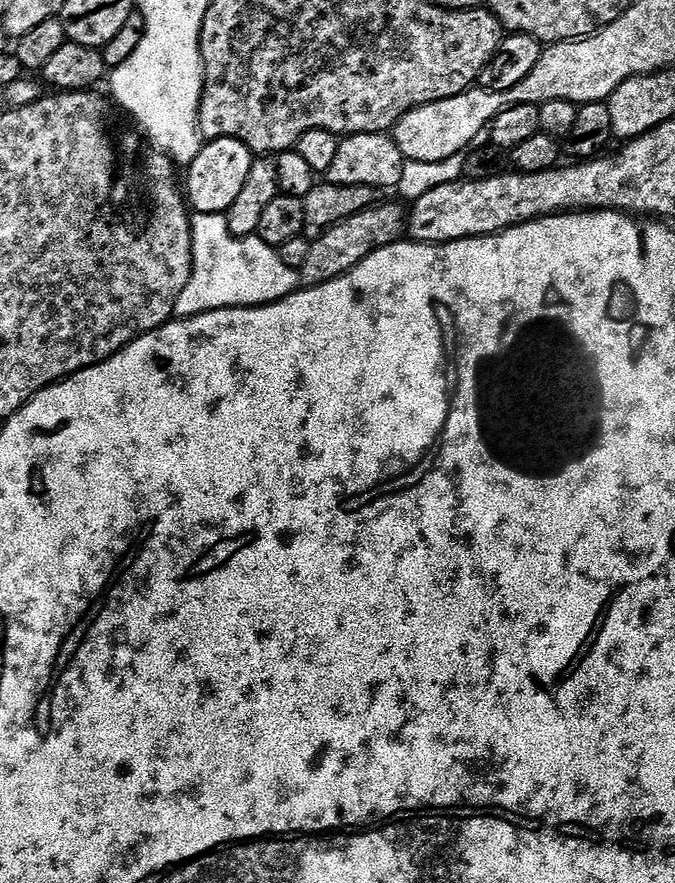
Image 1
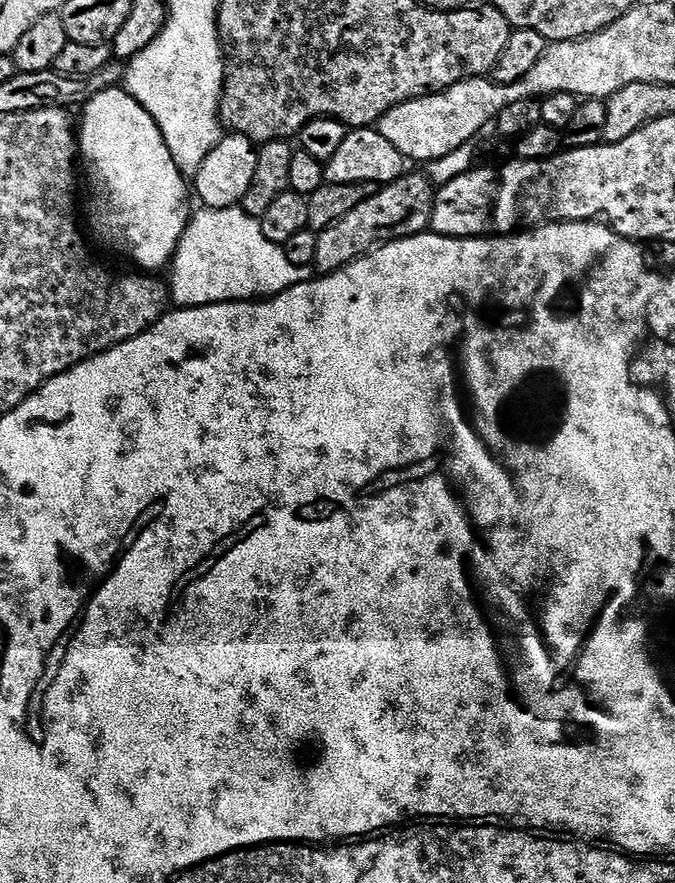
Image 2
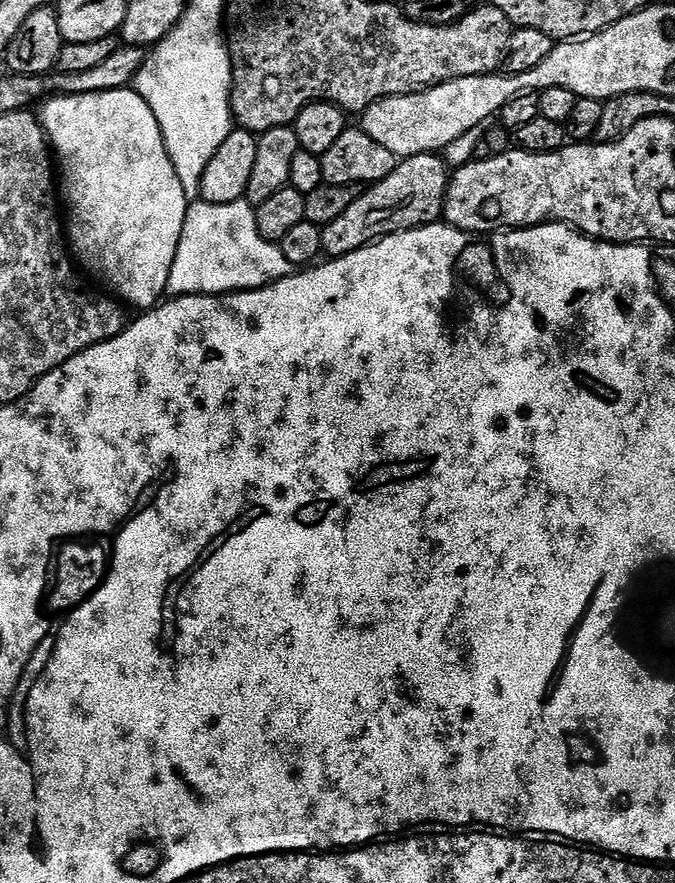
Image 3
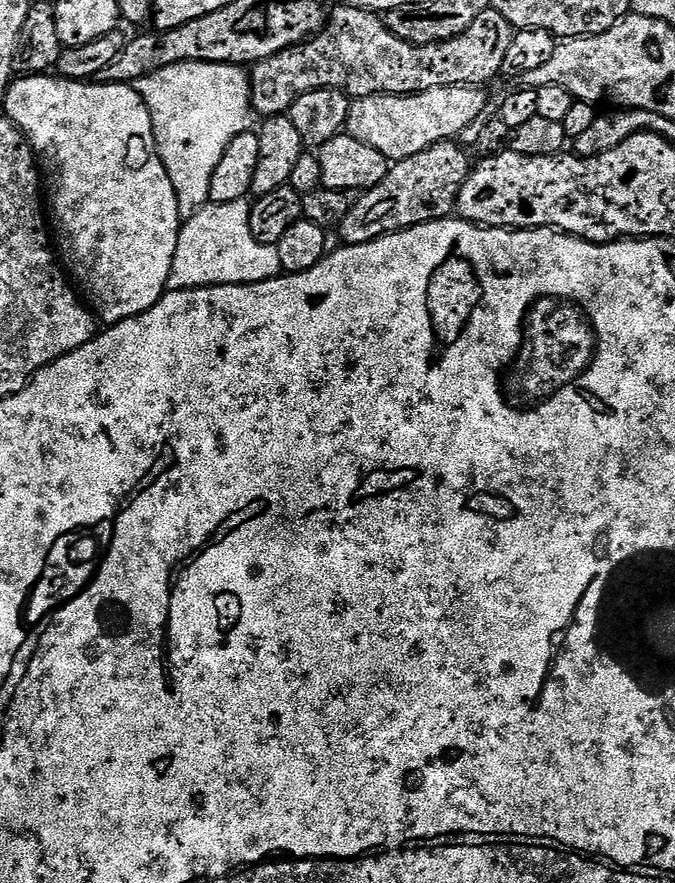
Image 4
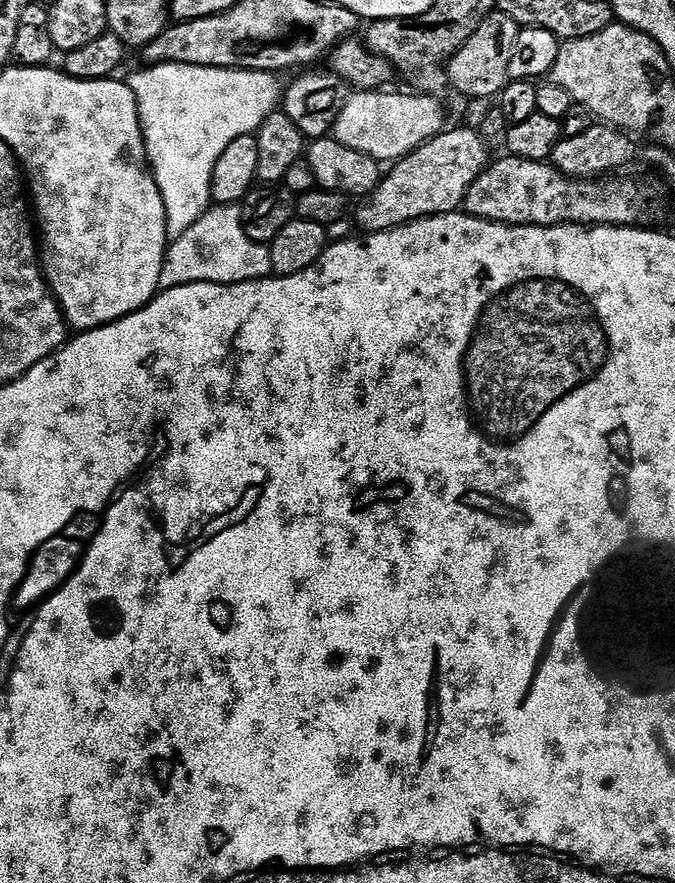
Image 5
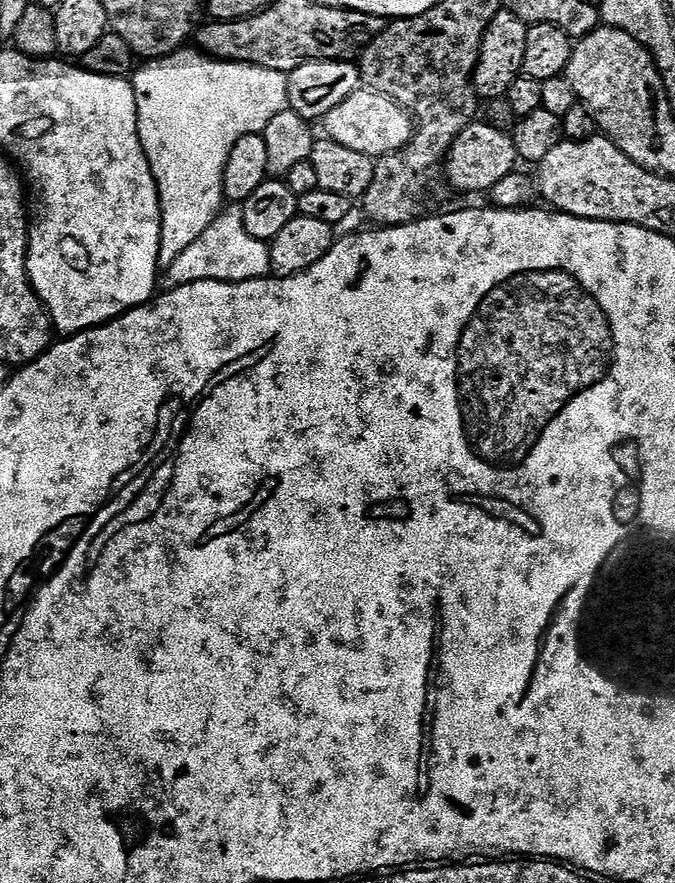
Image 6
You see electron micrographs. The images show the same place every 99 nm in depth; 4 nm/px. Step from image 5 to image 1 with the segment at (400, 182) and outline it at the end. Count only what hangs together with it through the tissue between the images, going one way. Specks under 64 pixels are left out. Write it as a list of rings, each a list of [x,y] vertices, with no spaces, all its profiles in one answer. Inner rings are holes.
[[[381,202],[373,208],[362,210],[342,222],[338,222],[332,228],[319,233],[310,243],[310,254],[306,262],[298,269],[300,283],[303,287],[313,288],[319,284],[330,282],[339,276],[345,276],[358,262],[362,262],[374,250],[385,248],[397,243],[405,235],[408,222],[408,213],[403,203],[387,204]]]

